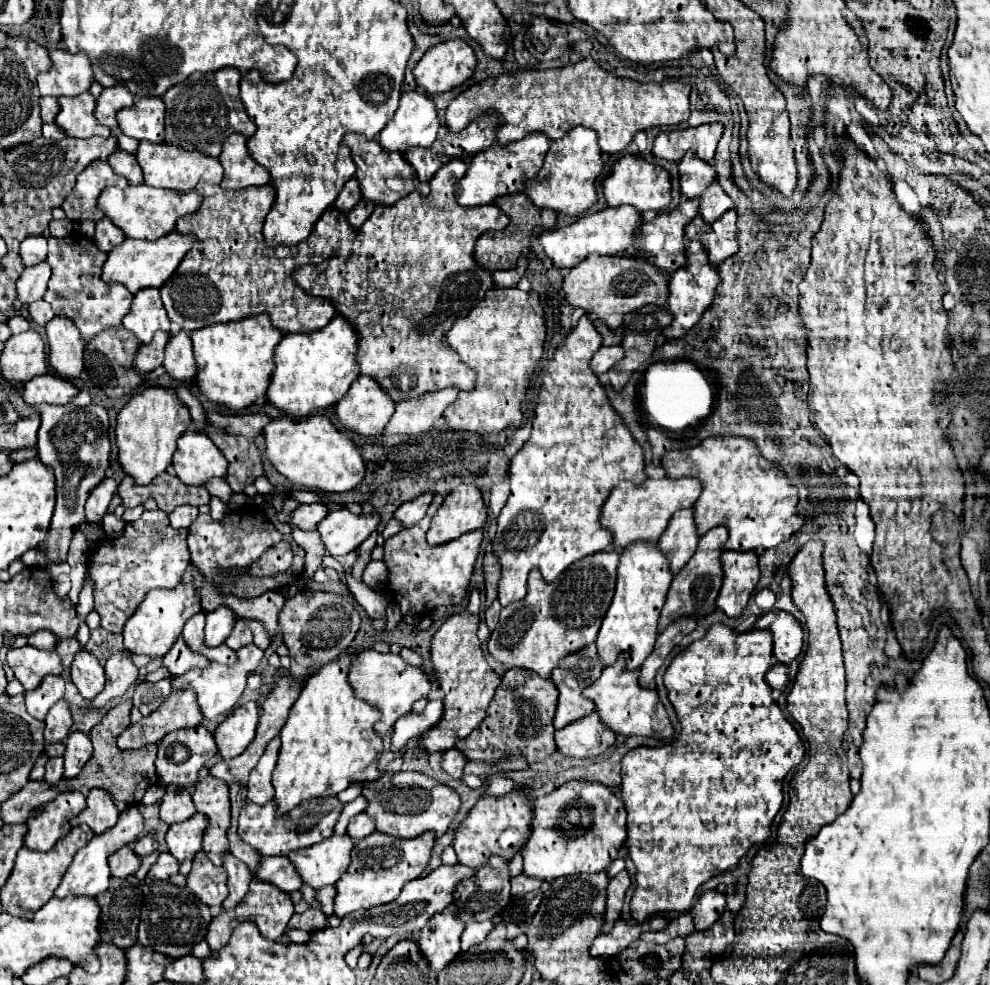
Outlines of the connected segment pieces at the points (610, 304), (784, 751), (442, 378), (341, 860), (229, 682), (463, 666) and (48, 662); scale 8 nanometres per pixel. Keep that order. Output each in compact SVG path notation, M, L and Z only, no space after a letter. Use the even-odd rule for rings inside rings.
M590 254L574 266L562 282L562 290L574 308L582 308L588 316L602 320L608 328L618 328L622 316L646 304L666 306L668 300L668 274L660 274L650 262L628 256L598 256Z
M714 624L708 628L706 636L692 642L690 646L686 646L674 660L672 664L666 668L664 674L664 686L668 690L668 700L672 702L676 716L680 720L680 734L678 738L667 743L662 748L634 748L630 750L624 758L622 758L622 784L620 784L620 798L626 806L628 812L628 838L626 838L626 850L628 856L632 858L634 866L636 866L636 888L634 888L634 896L630 902L630 916L632 920L636 920L638 924L642 924L644 920L656 916L656 912L686 912L692 908L696 890L708 882L712 876L726 872L728 868L734 868L738 864L738 860L754 846L754 844L762 844L764 840L770 838L770 824L774 820L774 816L778 814L780 806L782 806L782 780L784 776L802 762L804 758L804 744L798 736L798 732L794 730L794 726L782 716L780 708L776 706L776 702L772 700L772 688L766 682L766 672L770 670L770 666L774 664L772 658L772 634L768 634L768 630L750 630L744 634L736 634L732 632L728 626L724 624Z
M450 160L430 180L430 194L428 196L420 196L418 192L412 192L412 194L404 196L400 202L396 202L392 206L376 206L374 212L370 214L370 218L358 230L358 234L354 238L354 250L352 250L352 254L348 256L348 259L335 256L320 263L317 266L317 271L310 273L311 277L315 277L313 283L310 284L310 288L306 288L306 265L298 267L293 275L296 284L307 294L330 298L334 308L336 308L336 312L356 330L356 334L358 334L356 362L360 366L360 374L372 376L380 384L380 388L386 392L386 396L392 398L394 402L404 400L404 398L416 398L416 396L422 396L422 394L428 394L428 392L436 392L436 390L442 390L442 388L450 388L450 386L456 386L458 390L466 390L468 392L468 390L472 390L474 380L476 380L474 378L476 374L470 368L466 368L464 364L460 364L460 360L456 358L456 354L452 354L452 350L448 350L446 346L440 346L440 334L444 334L444 330L448 330L448 326L452 326L452 322L456 322L456 318L460 314L462 316L468 314L472 310L472 306L476 306L476 302L480 302L480 298L484 298L484 294L490 288L494 288L488 270L484 270L484 278L476 278L480 268L478 268L478 264L472 258L474 242L486 230L502 230L502 228L506 228L508 226L508 216L494 204L492 206L478 206L478 208L462 208L462 206L458 206L458 202L454 198L454 182L458 182L460 176L464 176L464 170L466 170L466 164L462 160Z
M332 834L332 838L324 838L324 842L318 842L316 846L294 850L288 854L288 860L304 884L312 888L332 886L336 884L336 878L340 878L340 874L344 874L348 868L352 846L354 844L346 834Z
M254 642L248 644L248 646L244 646L244 648L240 648L238 654L240 654L240 662L236 666L220 666L220 664L214 662L208 668L192 668L192 670L188 670L182 676L172 678L172 688L174 690L186 690L186 686L190 686L196 692L198 706L200 706L202 716L206 720L212 720L216 716L230 714L234 710L238 698L246 690L246 676L260 666L260 660L264 656L264 652Z
M466 608L462 614L450 616L440 630L434 634L430 644L430 660L434 666L436 680L440 690L444 692L444 714L442 720L426 730L418 742L426 752L444 752L456 744L456 740L466 738L486 716L494 690L500 684L500 676L486 664L484 654L480 650L476 628L478 628L478 610Z
M30 644L8 650L8 666L14 670L14 676L22 682L24 690L32 690L40 684L46 674L62 674L60 656L56 652L38 650Z

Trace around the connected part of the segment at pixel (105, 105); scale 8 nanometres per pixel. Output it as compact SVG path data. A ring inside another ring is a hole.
M112 86L112 88L104 88L102 94L96 100L96 110L94 116L100 124L112 128L118 126L116 124L116 112L124 106L132 106L134 96L128 94L128 90L124 90L124 86Z

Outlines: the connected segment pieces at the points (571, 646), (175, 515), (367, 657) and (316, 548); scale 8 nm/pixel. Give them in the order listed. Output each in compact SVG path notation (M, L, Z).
M596 552L574 562L558 582L544 582L538 570L528 576L528 594L514 606L506 606L500 612L498 626L490 634L490 656L508 668L526 668L542 678L550 678L552 670L562 658L574 654L596 640L602 616L606 614L618 568L618 552Z
M178 506L172 514L168 514L170 526L172 528L188 528L198 516L198 508L196 506Z
M360 648L350 654L348 682L350 682L356 698L360 698L380 710L380 721L374 725L374 730L382 738L390 733L396 718L410 712L412 704L418 698L426 696L430 690L430 682L422 674L422 668L416 668L416 666L402 662L400 656L396 656L396 654L380 654L372 648Z
M292 526L292 538L306 550L306 562L304 562L304 572L302 578L310 580L314 572L320 568L322 564L322 556L324 556L324 546L320 542L320 536L316 536L314 532L304 532L300 528Z

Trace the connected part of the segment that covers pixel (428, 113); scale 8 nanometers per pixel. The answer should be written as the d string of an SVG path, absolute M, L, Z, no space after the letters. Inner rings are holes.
M410 90L402 92L400 106L392 122L380 132L378 142L390 152L406 152L412 146L428 148L434 144L438 128L440 122L434 102L426 94Z

